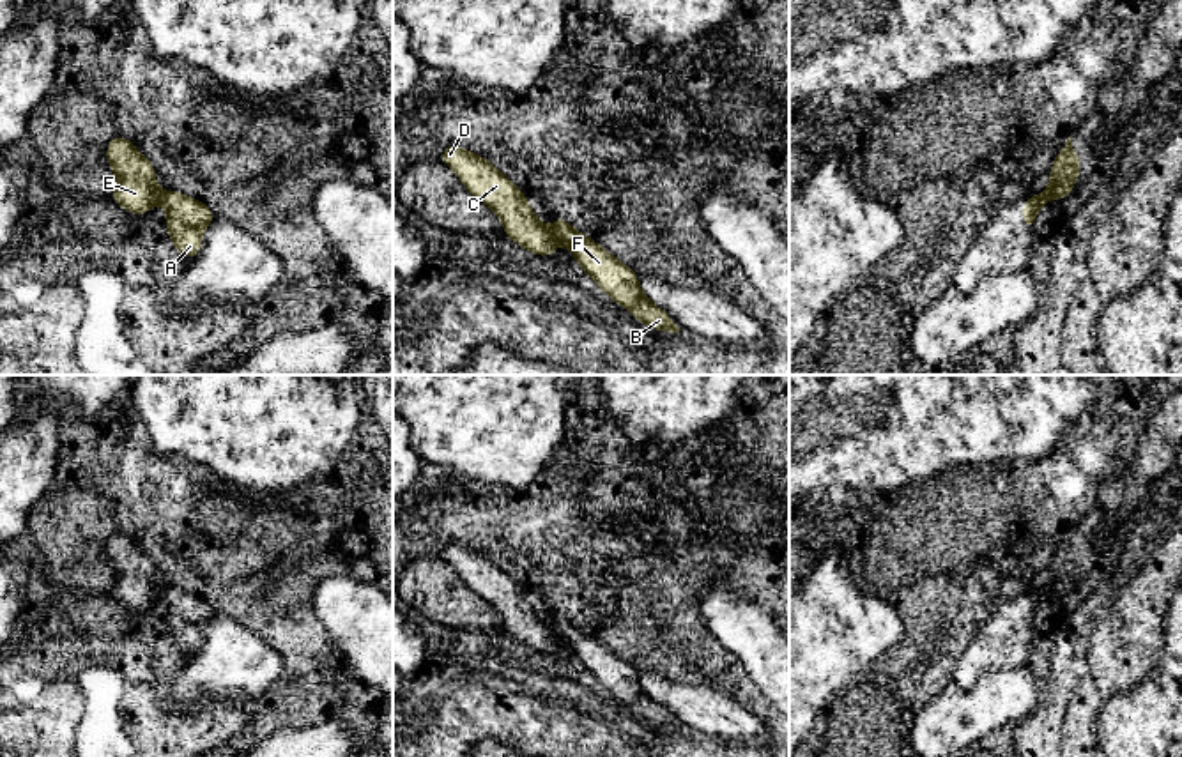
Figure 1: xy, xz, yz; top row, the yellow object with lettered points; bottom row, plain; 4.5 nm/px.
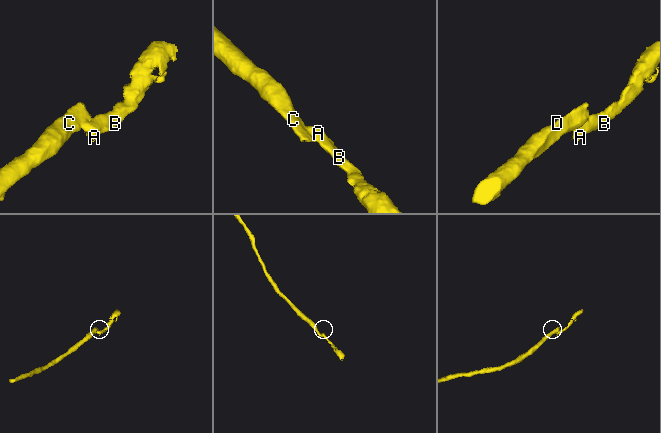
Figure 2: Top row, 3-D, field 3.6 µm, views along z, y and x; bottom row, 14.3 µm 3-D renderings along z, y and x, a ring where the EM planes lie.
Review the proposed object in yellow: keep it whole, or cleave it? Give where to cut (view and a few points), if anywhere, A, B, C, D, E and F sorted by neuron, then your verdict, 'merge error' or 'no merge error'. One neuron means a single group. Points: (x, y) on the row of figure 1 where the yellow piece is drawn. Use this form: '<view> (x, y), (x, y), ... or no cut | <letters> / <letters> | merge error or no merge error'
xz (549, 229), (558, 239) | A B F / C D E | merge error

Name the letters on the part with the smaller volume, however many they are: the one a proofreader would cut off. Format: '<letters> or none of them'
A, B, F

